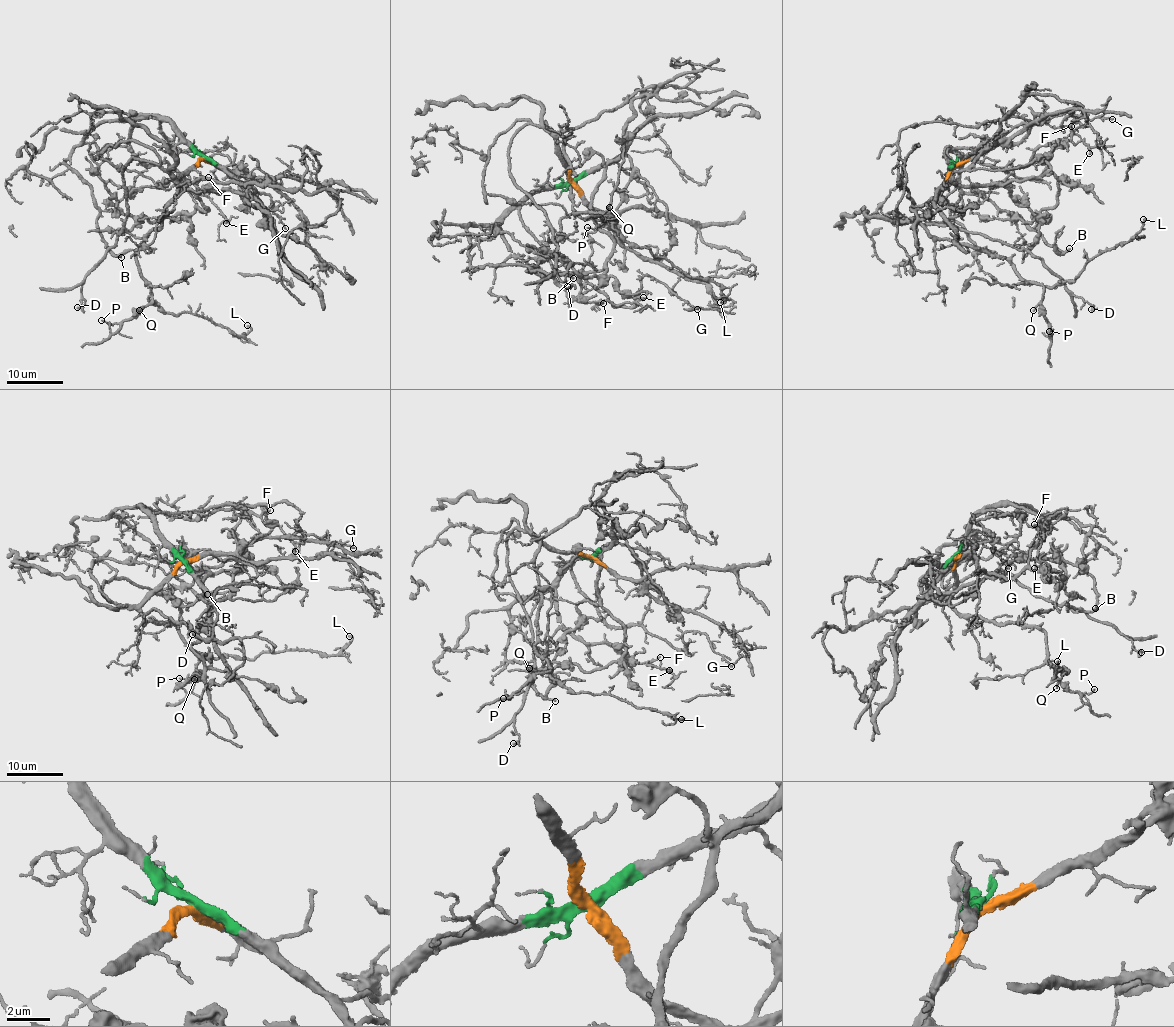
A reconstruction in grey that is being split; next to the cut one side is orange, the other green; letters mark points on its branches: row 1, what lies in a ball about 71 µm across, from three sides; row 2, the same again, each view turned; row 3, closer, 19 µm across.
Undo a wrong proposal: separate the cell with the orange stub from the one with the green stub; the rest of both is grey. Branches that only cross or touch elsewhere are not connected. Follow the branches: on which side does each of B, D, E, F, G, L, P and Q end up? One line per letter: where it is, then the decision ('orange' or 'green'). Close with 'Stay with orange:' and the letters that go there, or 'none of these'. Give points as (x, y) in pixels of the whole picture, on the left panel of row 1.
B: at (121, 257); green
D: at (77, 307); orange
E: at (226, 223); green
F: at (208, 177); green
G: at (285, 228); green
L: at (247, 325); orange
P: at (101, 320); orange
Q: at (139, 310); orange
Stay with orange: D, L, P, Q

